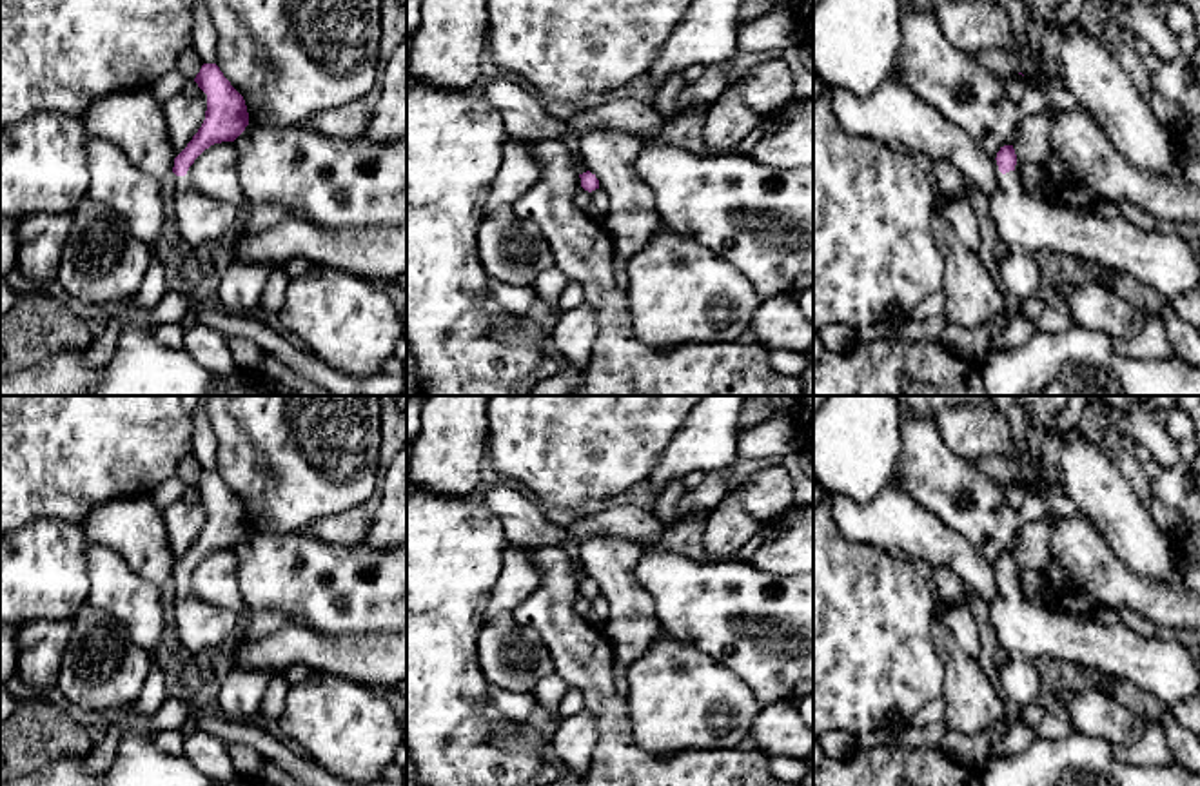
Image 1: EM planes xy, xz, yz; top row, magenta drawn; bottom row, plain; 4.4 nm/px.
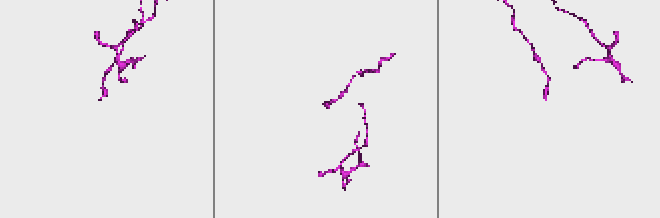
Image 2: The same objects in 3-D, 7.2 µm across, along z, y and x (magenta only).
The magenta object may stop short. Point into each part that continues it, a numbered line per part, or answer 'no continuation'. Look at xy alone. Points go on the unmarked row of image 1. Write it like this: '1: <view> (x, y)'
1: xy (200, 625)

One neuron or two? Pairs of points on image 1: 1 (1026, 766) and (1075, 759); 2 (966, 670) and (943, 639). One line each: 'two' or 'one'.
1: one
2: one

